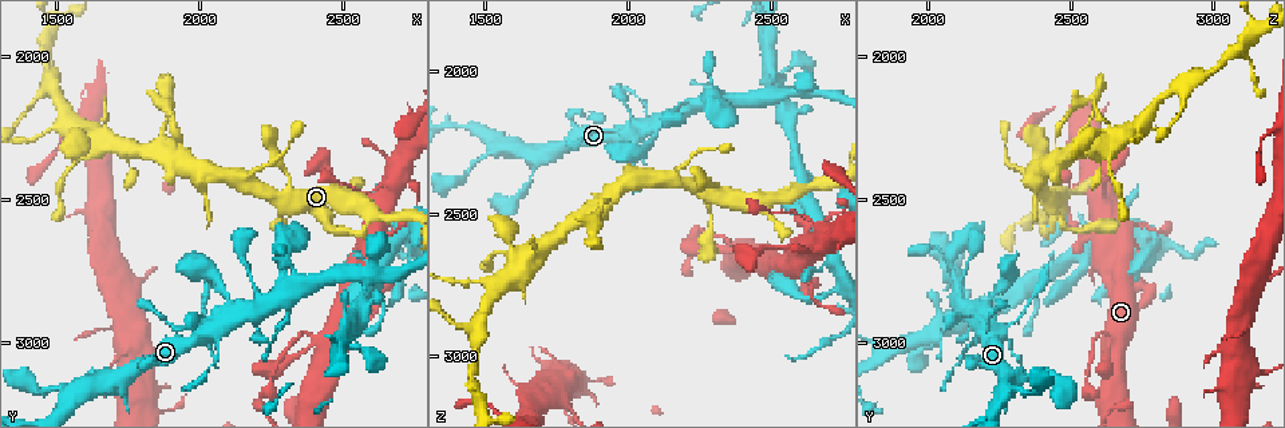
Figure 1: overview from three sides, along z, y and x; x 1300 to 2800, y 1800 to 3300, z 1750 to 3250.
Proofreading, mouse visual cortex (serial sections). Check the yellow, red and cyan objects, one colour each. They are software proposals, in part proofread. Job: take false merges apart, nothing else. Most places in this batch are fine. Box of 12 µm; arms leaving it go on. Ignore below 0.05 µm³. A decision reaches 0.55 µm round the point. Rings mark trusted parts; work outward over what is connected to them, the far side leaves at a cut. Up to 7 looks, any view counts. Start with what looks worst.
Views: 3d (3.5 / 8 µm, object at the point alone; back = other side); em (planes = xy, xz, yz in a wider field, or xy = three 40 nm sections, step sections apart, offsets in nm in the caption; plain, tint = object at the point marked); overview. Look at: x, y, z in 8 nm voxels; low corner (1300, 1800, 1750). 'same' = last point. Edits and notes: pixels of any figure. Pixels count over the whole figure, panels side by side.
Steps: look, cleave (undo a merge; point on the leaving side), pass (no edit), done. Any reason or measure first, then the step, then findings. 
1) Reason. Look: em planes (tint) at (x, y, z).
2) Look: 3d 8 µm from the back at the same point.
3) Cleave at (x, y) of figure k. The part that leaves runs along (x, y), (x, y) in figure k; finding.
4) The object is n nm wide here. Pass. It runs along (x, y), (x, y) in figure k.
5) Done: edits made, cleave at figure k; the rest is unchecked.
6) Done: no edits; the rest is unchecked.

Sudden change in width. Look: 3d 3.5 µm at (1450, 2270, 2750).

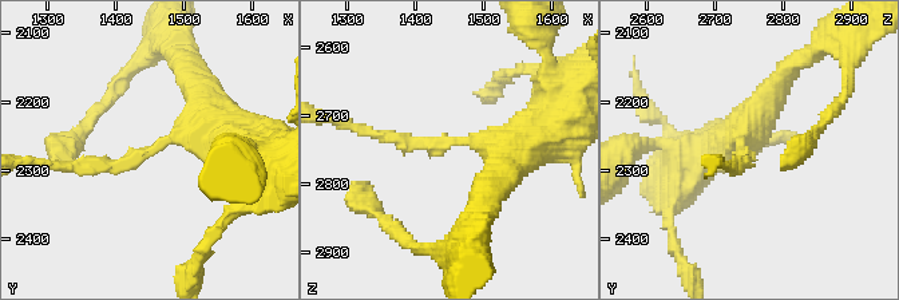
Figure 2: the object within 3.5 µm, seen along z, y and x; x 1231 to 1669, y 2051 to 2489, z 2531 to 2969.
The arms are 150, 500 nm wide; need the tissue. Look: em xy step 2 (tint) at (1450, 2270, 2740).

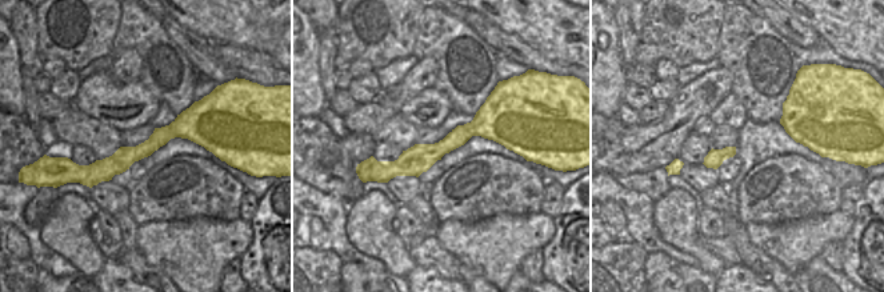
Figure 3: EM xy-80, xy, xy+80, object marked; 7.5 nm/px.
Pass. It runs along (229, 138), (217, 126), (118, 166), (66, 166) in figure 2; continuous, no second cell.

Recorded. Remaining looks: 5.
Look: 3d 3.5 µm from the back at (2560, 2480, 2490).

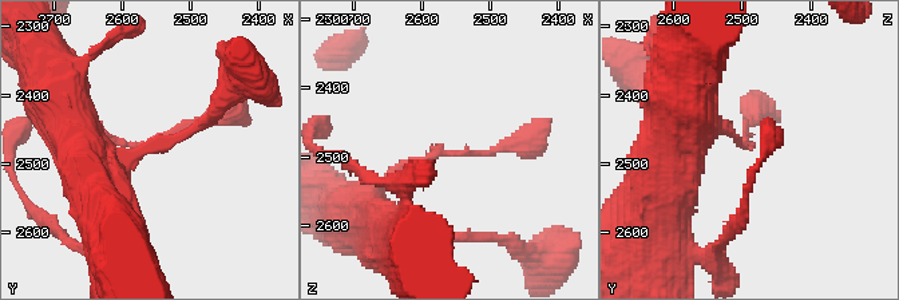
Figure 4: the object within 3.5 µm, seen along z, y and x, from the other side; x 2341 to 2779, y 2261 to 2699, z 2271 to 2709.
Now the EM. Look: em xy step 5 (plain) at (2550, 2465, 2495).

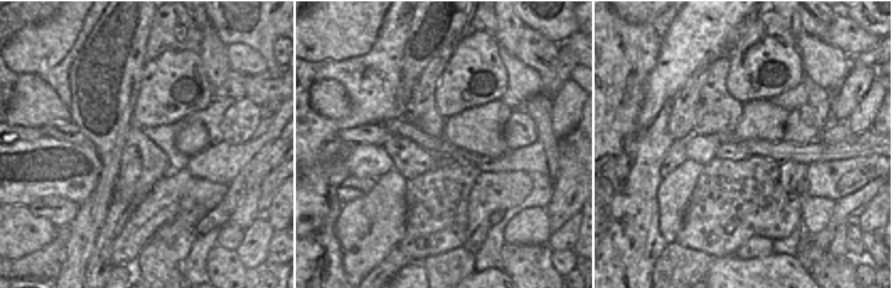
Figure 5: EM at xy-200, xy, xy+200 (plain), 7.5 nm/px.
Look: em xy step 5 (tint) at the same point.

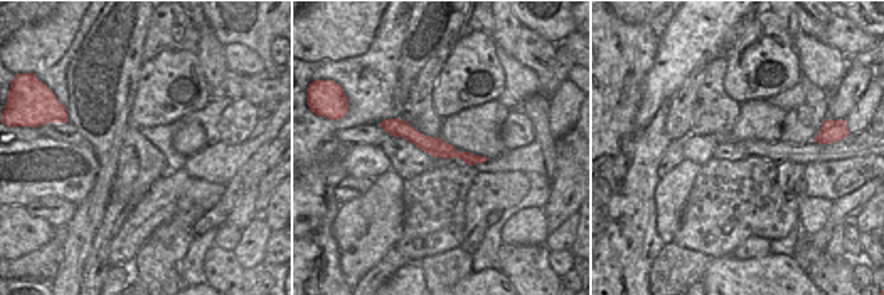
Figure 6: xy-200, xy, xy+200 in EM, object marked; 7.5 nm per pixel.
Pass. It runs along (386, 124), (438, 148), (480, 159) in figure 6; all the same cell.

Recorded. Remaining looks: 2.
Abrupt turn. Look: em xy step 5 (tint) at (1480, 2100, 2880).

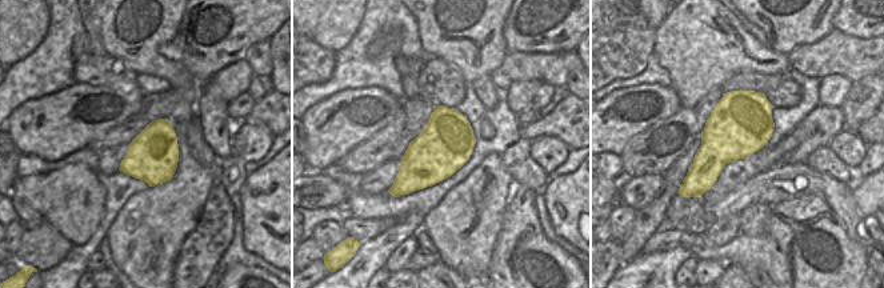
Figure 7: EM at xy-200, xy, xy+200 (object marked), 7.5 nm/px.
Look: 3d 3.5 µm at the same point.

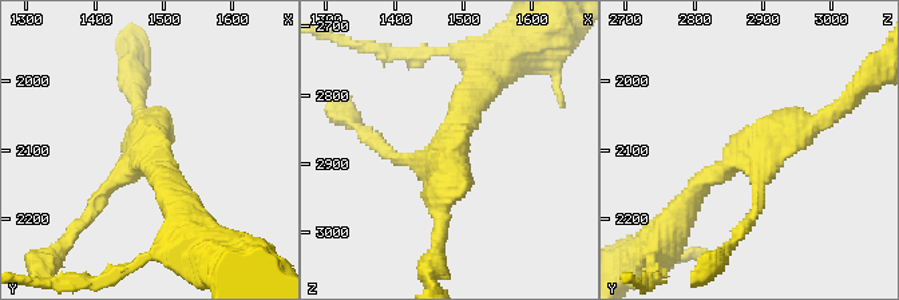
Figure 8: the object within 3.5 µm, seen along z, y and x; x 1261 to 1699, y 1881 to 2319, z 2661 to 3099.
3 arms meet here; the arms are 150, 300, 300 nm wide. Pass. It runs along (685, 205), (740, 152), (826, 118) in figure 8; one cell here.

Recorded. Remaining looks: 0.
Done: no edits; the rest is unchecked.

